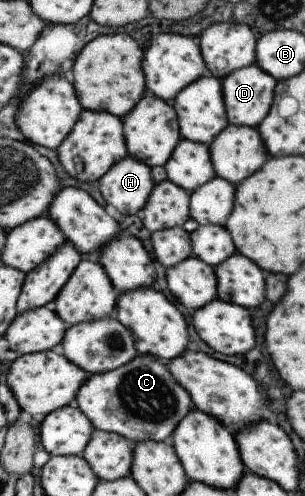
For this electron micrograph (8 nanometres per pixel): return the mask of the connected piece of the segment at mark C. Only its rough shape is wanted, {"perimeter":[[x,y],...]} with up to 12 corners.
{"perimeter":[[160,357],[92,374],[75,405],[96,430],[170,440],[190,393]]}

